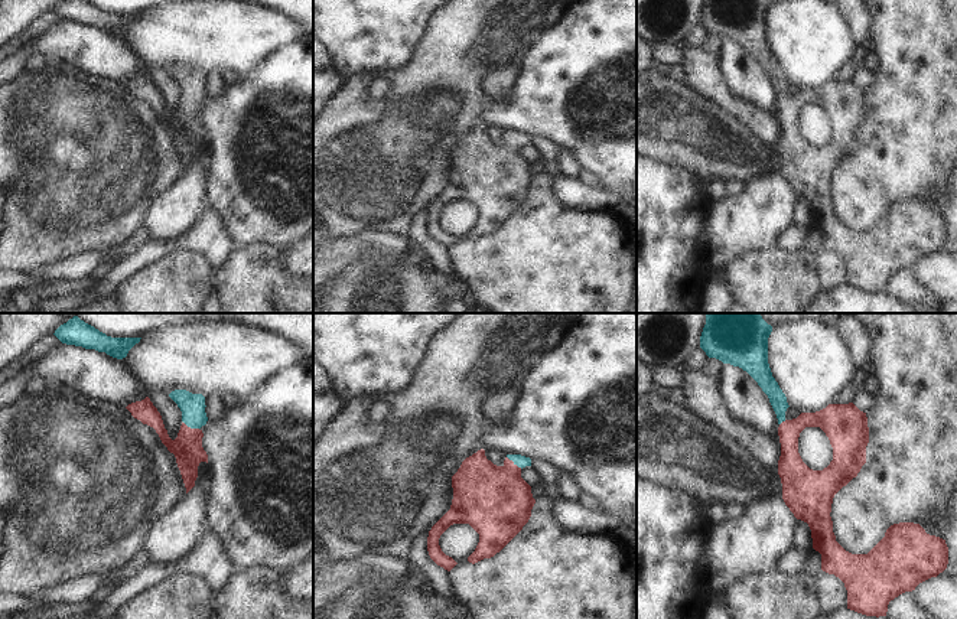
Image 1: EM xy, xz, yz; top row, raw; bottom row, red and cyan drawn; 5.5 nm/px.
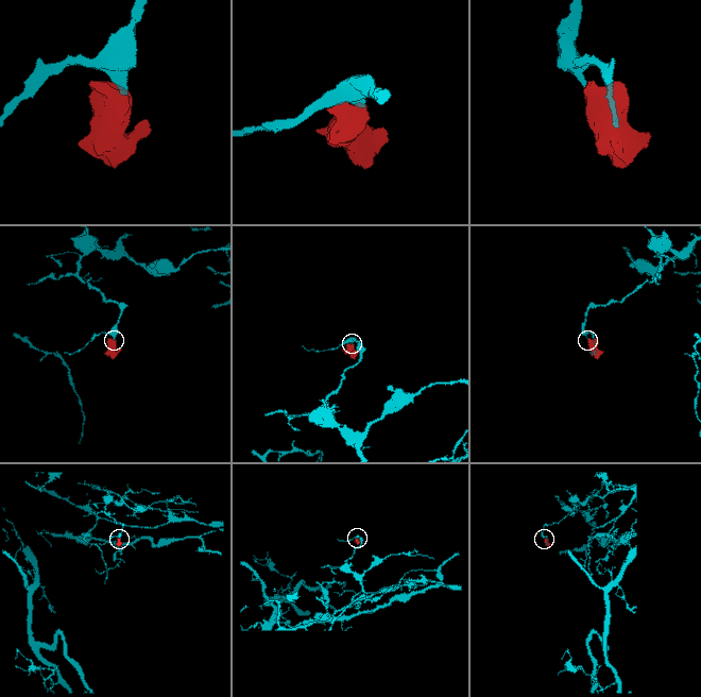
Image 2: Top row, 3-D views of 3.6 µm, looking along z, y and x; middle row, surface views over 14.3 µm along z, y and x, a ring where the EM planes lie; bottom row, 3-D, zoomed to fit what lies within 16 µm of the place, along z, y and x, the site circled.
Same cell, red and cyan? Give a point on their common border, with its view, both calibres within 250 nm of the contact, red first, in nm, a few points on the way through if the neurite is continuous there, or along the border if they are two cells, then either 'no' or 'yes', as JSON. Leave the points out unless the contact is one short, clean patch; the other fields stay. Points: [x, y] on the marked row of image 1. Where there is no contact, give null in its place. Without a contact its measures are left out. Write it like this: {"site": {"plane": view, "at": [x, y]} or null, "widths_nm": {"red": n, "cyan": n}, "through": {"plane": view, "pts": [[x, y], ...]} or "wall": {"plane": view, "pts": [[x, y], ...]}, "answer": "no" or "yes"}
{"site": {"plane": "xz", "at": [513, 462]}, "widths_nm": {"red": 400, "cyan": 70}, "through": {"plane": "xz", "pts": [[495, 501], [510, 475], [513, 462], [520, 461]]}, "answer": "yes"}

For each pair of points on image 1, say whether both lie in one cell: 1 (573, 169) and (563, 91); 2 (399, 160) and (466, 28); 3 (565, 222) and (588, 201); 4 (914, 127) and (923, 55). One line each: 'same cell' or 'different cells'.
1: different cells
2: same cell
3: different cells
4: same cell

